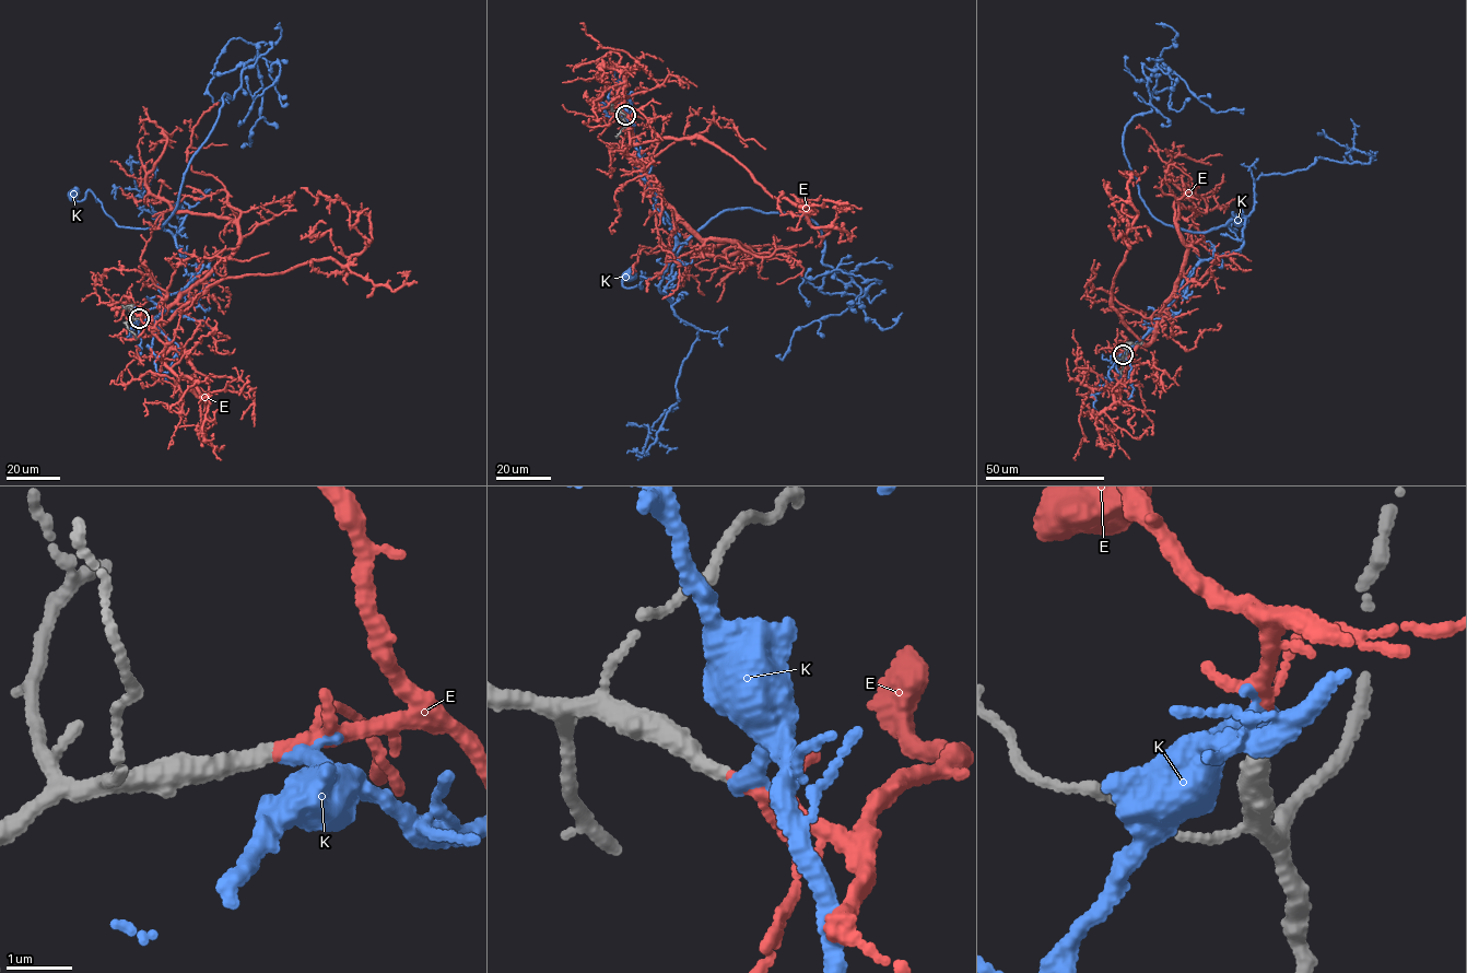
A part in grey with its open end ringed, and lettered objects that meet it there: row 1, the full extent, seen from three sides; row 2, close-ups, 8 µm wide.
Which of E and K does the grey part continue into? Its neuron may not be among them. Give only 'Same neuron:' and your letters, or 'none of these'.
Same neuron: E

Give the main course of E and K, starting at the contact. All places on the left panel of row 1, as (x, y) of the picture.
E: (139, 318), (162, 332), (154, 318), (238, 241), (229, 220), (150, 191), (171, 136), (150, 147)
K: (139, 318), (162, 314), (164, 297), (198, 276), (161, 226), (119, 226), (89, 190), (80, 201), (73, 195)

